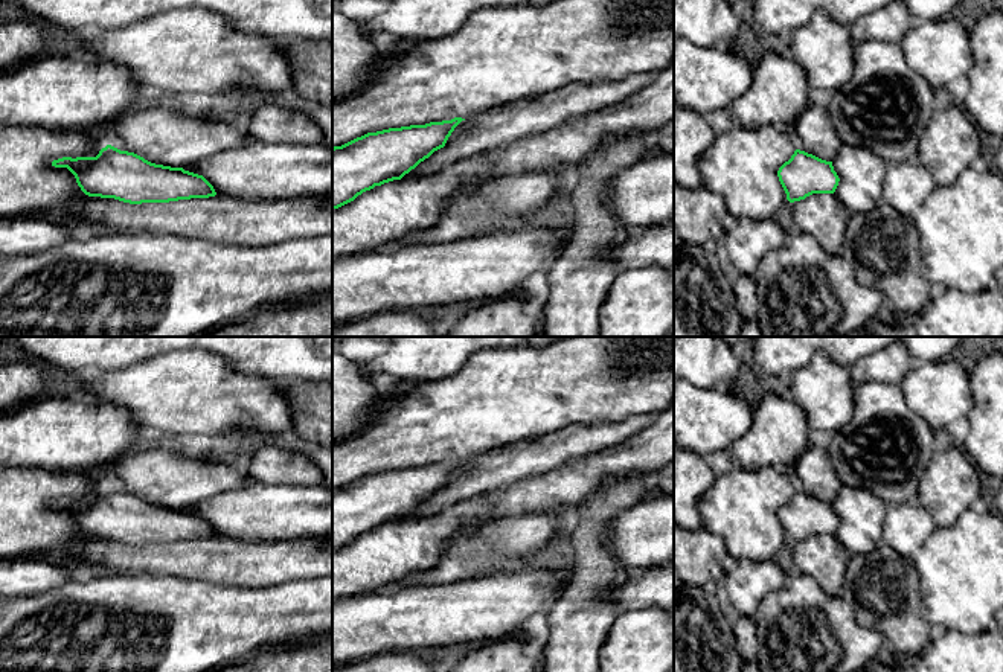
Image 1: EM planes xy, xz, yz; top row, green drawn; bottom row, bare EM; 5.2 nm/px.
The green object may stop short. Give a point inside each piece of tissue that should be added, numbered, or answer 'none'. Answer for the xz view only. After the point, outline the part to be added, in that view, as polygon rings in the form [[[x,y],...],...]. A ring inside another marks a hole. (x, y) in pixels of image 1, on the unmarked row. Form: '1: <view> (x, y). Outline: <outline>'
none

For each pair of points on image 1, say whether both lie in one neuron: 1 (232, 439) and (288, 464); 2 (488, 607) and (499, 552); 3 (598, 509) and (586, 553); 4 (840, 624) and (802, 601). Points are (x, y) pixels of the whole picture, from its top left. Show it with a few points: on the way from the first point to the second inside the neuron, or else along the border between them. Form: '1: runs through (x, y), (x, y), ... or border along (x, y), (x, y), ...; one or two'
1: border along (293, 450), (261, 445), (255, 451); two
2: border along (515, 570), (468, 578), (459, 582); two
3: runs through (595, 520), (589, 543); one
4: runs through (831, 624), (825, 624), (811, 610); one

